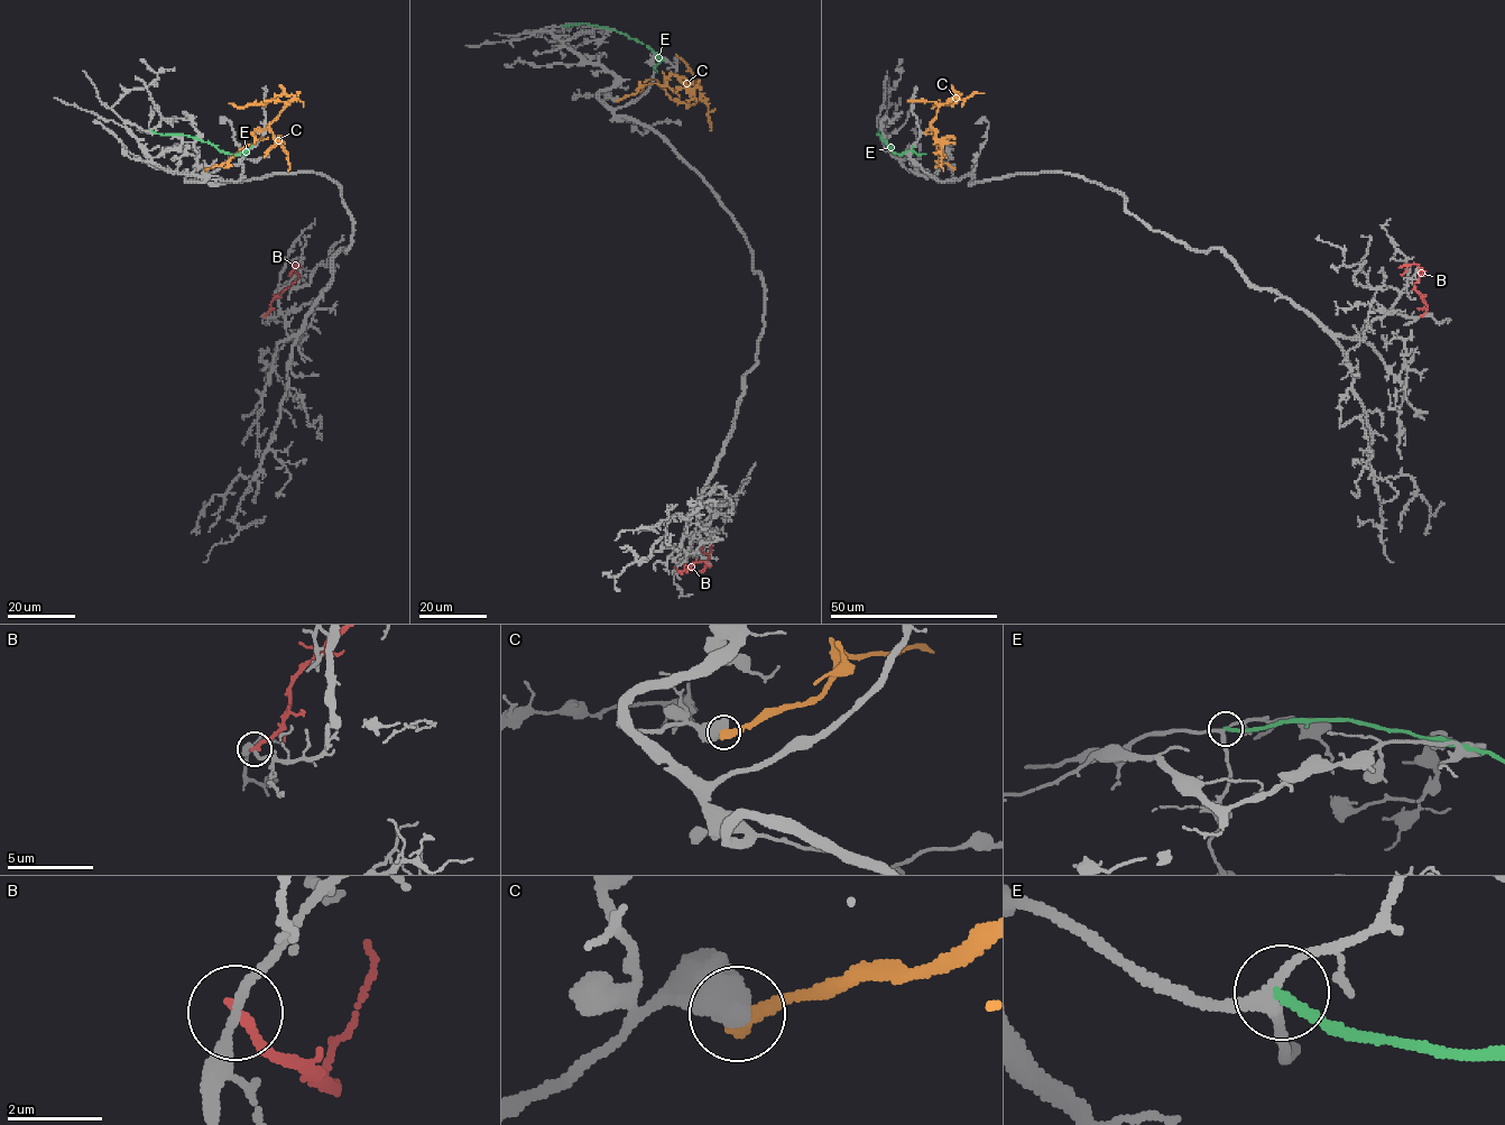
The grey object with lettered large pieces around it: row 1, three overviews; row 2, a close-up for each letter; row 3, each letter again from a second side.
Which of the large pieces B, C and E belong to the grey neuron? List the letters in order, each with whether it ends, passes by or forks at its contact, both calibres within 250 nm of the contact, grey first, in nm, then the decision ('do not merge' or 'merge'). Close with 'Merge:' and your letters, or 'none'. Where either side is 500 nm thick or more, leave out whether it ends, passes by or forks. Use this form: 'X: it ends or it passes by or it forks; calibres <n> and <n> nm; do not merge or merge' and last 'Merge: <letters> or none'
B: it ends; calibres 200 and 240 nm; do not merge
C: calibres 750 and 480 nm; do not merge
E: it ends; calibres 200 and 200 nm; do not merge
Merge: none

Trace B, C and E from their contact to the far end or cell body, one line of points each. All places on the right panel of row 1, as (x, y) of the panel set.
B: (1422, 315), (1427, 304), (1414, 284), (1419, 279), (1419, 267), (1407, 265), (1406, 270), (1400, 275)
C: (952, 168), (940, 162), (936, 137), (928, 129), (938, 108), (956, 91), (954, 102), (932, 107), (945, 103)
E: (879, 130), (877, 135), (895, 154), (925, 154)

